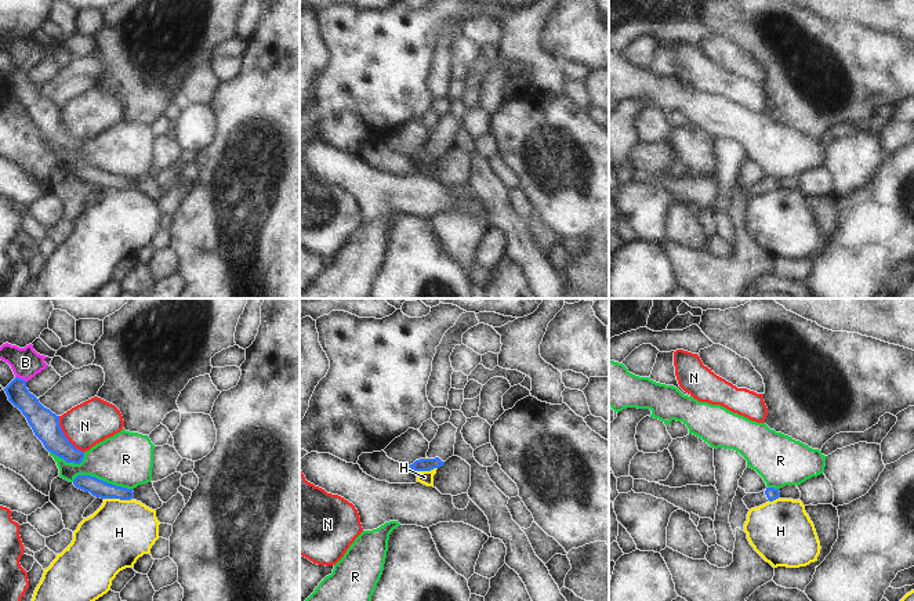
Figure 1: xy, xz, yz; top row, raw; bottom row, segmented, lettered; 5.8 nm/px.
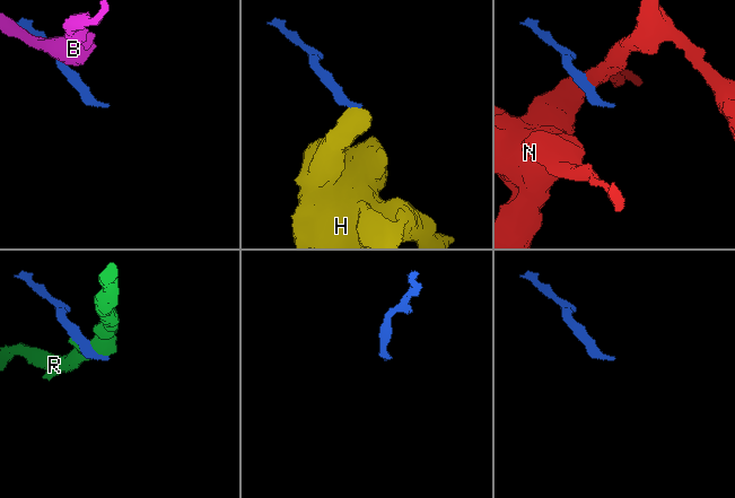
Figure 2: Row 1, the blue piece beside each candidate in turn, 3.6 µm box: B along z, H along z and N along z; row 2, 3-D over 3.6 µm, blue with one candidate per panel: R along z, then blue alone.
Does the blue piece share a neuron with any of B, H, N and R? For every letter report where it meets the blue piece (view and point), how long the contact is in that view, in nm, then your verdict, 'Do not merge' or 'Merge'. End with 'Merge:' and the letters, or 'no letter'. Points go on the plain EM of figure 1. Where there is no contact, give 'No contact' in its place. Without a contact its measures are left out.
B: Touches blue at xy (21, 69). Shared border 70 nm. Do not merge
H: Touches blue at xy (119, 188). Shared border 180 nm. Do not merge
N: Touches blue at xy (64, 126). Shared border 260 nm. Do not merge
R: Touches blue at xy (101, 170). Shared border 360 nm. Do not merge
Merge: no letter

